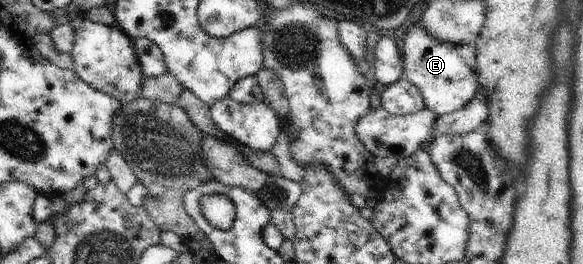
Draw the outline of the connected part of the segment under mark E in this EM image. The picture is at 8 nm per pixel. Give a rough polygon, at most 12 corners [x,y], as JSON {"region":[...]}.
{"region":[[421,25],[400,45],[402,78],[437,117],[475,98],[475,50]]}

